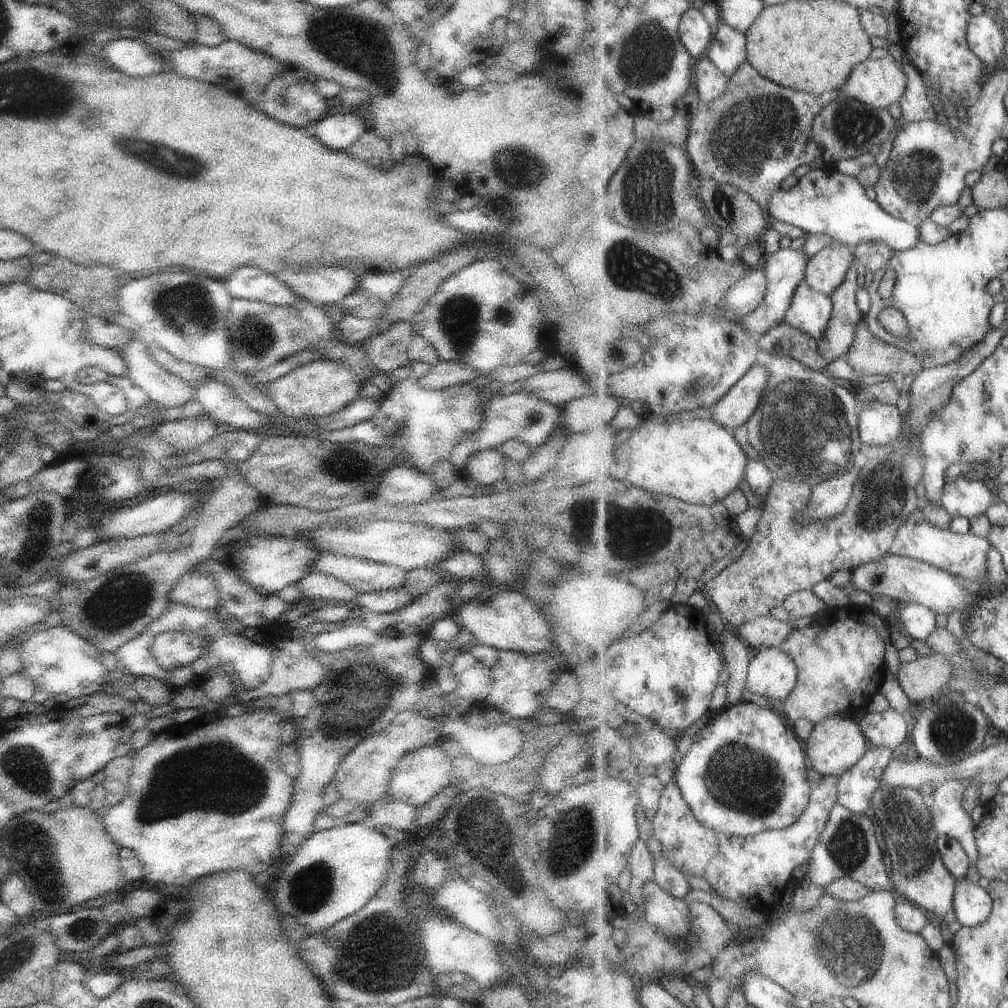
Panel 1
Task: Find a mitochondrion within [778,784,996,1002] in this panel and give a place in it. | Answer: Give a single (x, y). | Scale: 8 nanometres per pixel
(845, 943)

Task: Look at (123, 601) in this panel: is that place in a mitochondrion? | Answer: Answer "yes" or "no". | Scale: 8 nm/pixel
yes

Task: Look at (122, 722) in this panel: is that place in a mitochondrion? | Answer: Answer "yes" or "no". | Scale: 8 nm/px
no

